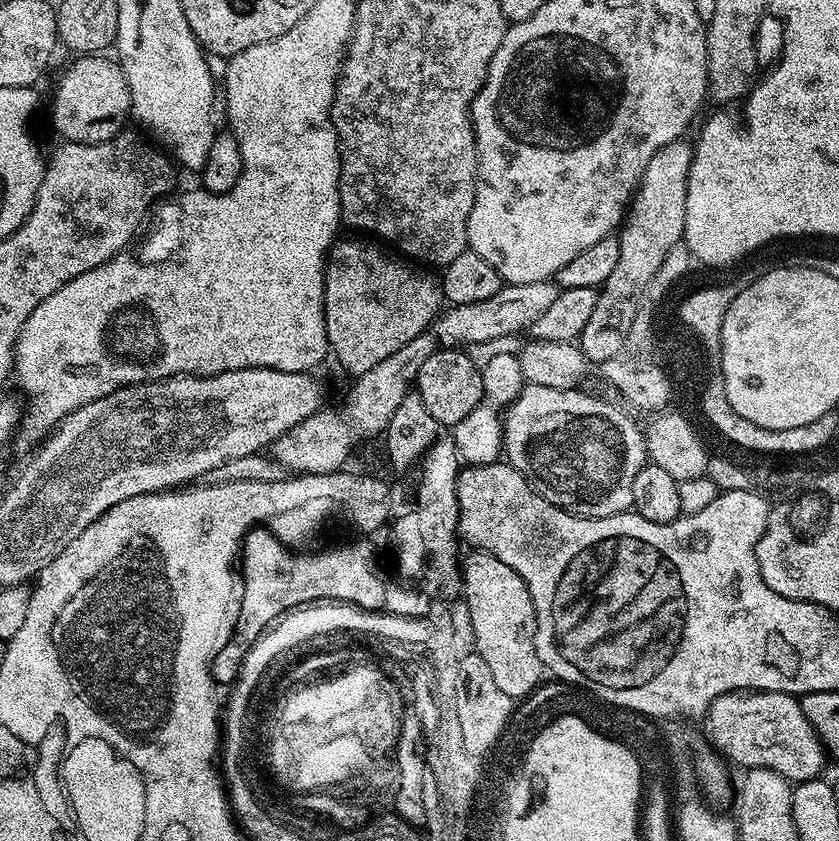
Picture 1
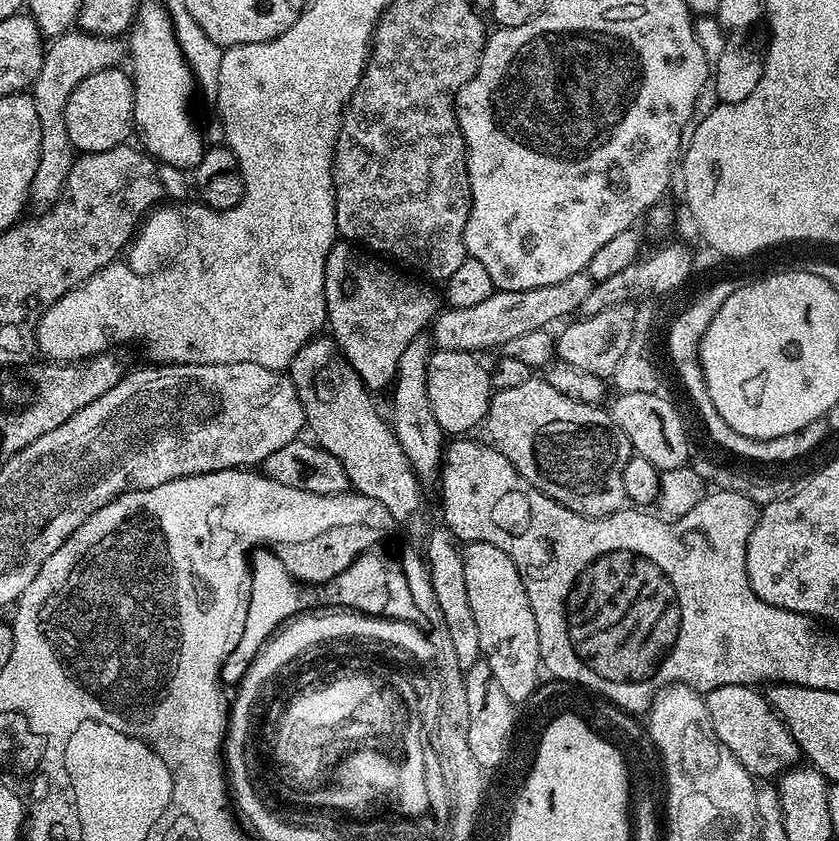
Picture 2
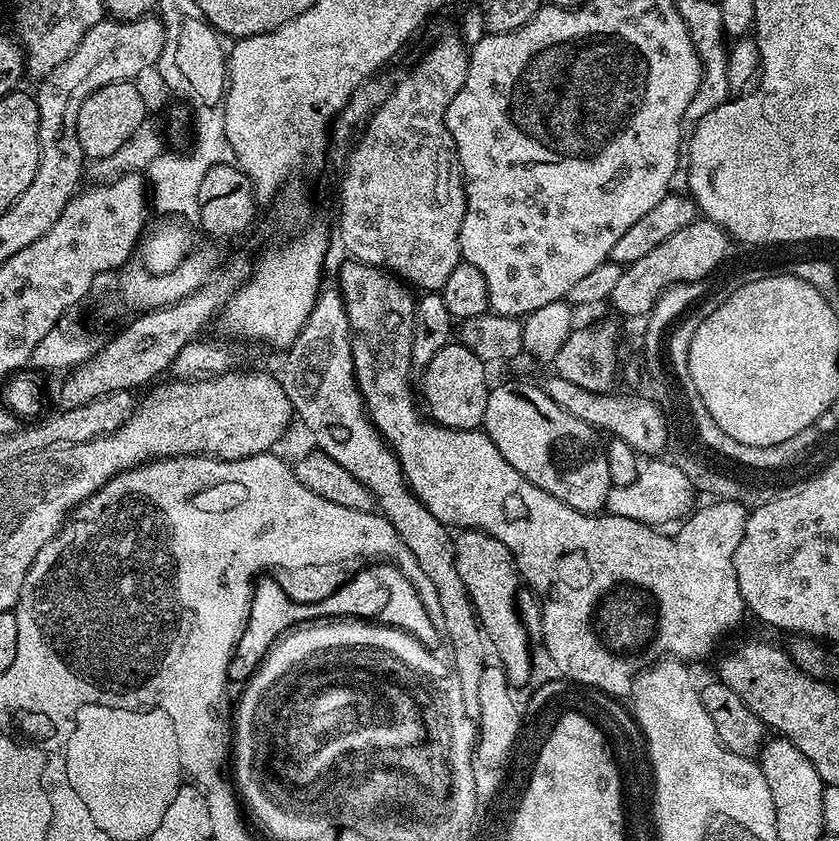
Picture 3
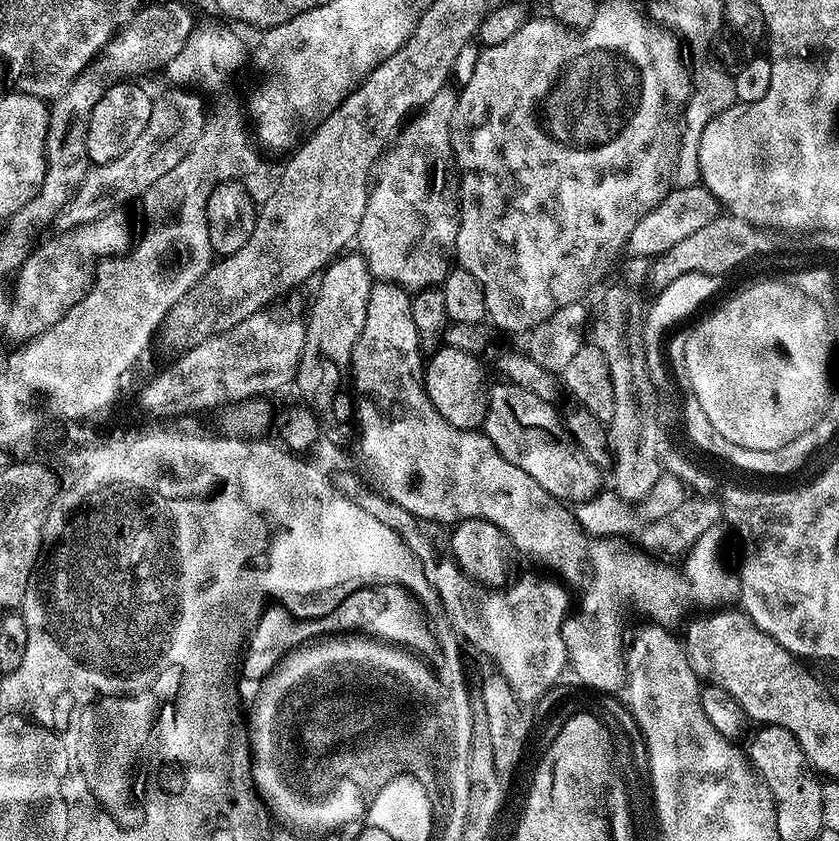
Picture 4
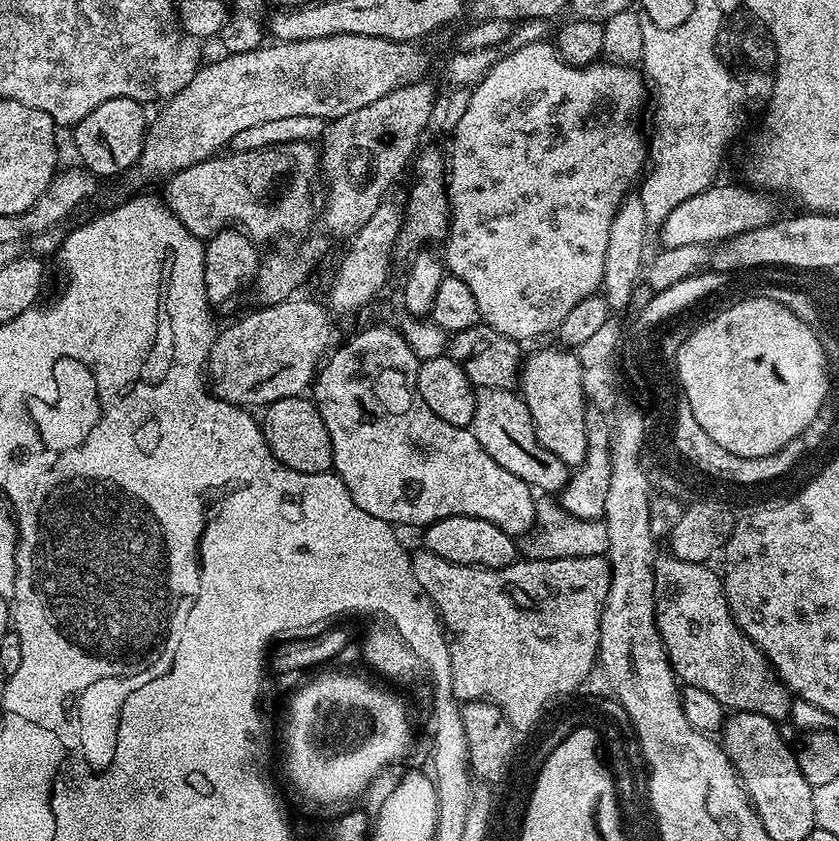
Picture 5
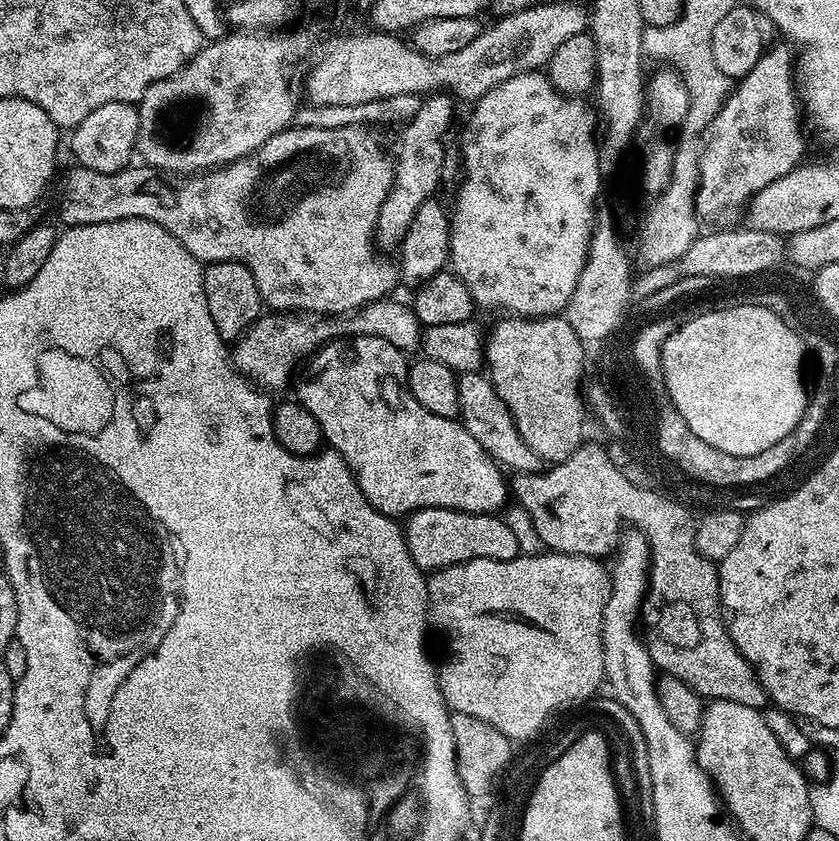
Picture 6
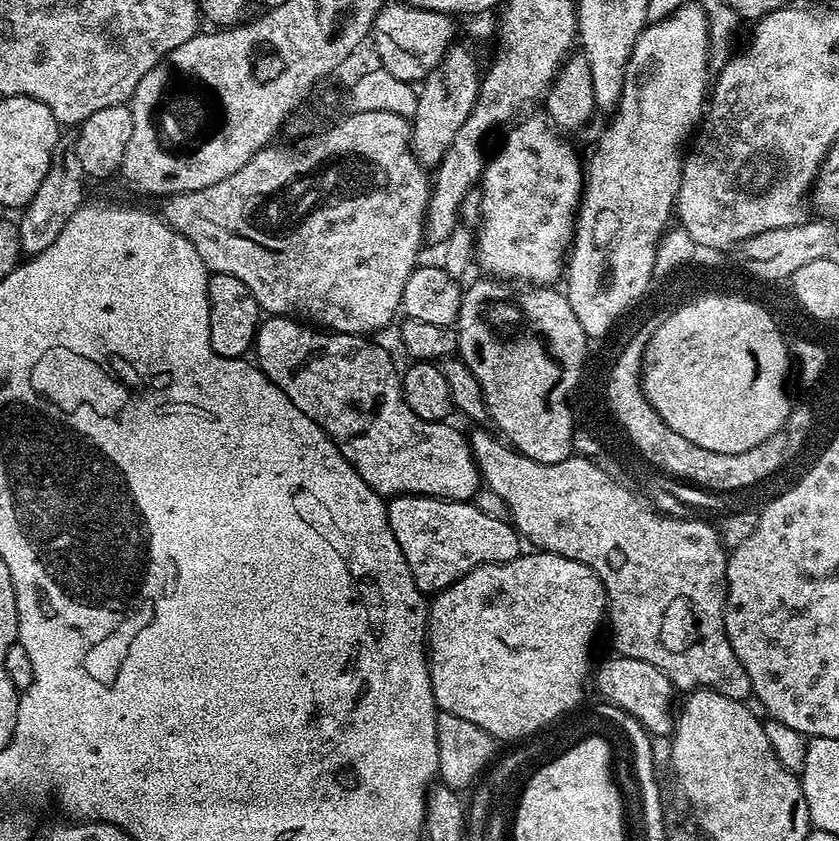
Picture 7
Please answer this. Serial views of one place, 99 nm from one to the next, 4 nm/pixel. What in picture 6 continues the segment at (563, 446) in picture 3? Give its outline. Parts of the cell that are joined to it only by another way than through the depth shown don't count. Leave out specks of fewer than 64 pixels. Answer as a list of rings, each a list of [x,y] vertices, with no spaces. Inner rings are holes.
[[[483,371],[462,372],[458,376],[458,398],[460,399],[460,415],[464,428],[474,434],[478,446],[486,450],[497,464],[505,469],[513,468],[513,473],[523,474],[526,472],[539,472],[542,461],[530,446],[518,434],[518,426],[510,414],[510,410],[498,398],[496,387],[491,379]],[[508,467],[508,468],[507,468]]]

